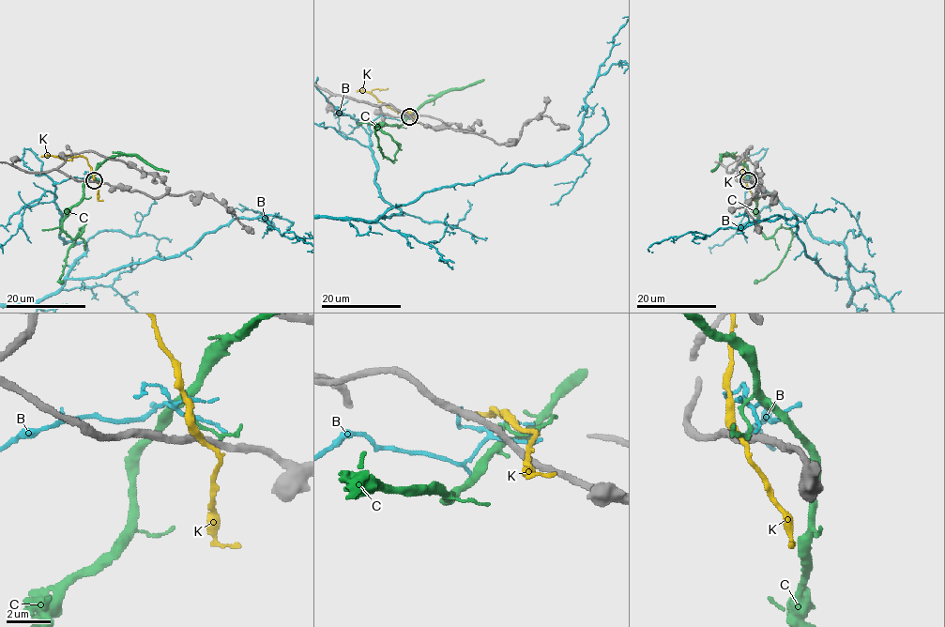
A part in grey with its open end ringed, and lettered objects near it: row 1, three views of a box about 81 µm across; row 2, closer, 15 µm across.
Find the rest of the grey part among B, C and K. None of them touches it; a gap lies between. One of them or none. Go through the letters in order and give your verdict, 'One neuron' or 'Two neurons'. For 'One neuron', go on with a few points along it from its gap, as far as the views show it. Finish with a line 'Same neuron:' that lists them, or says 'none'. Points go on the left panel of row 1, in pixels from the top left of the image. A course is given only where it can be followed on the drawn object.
B: One neuron. Its course: (95, 178), (54, 184), (60, 236), (85, 244), (68, 277), (181, 255), (264, 217)
C: Two neurons
K: Two neurons
Same neuron: B

